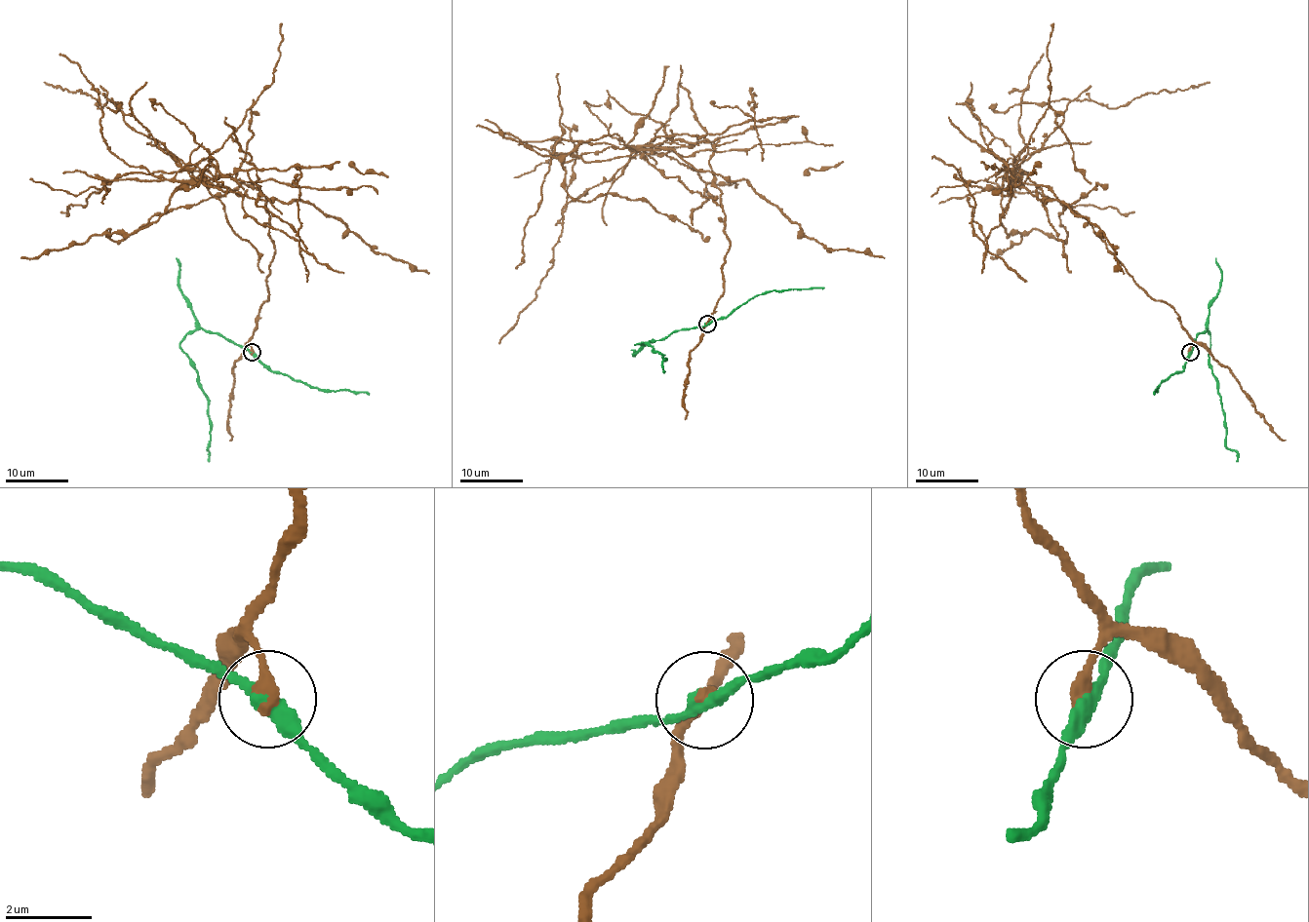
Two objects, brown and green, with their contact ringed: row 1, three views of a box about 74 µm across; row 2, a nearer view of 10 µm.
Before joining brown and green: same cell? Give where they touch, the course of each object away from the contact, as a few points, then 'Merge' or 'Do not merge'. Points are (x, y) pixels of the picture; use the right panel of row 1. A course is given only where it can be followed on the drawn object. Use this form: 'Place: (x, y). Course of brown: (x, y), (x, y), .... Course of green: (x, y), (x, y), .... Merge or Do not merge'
Place: (1190, 352). Course of brown: (1189, 353), (1179, 316), (1047, 186), (1009, 170), (1000, 218), (1008, 234), (1064, 240), (1059, 215), (1105, 188). Course of green: (1189, 353), (1196, 336), (1207, 328), (1209, 366), (1221, 399), (1225, 445), (1234, 450), (1238, 462). Do not merge

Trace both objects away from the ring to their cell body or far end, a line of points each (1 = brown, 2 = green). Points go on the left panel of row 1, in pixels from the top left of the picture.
1: (252, 353), (275, 251), (257, 171), (185, 180), (158, 218), (105, 231), (117, 240), (155, 215), (255, 188)
2: (252, 353), (202, 328), (191, 330), (180, 343), (207, 399), (209, 462)

